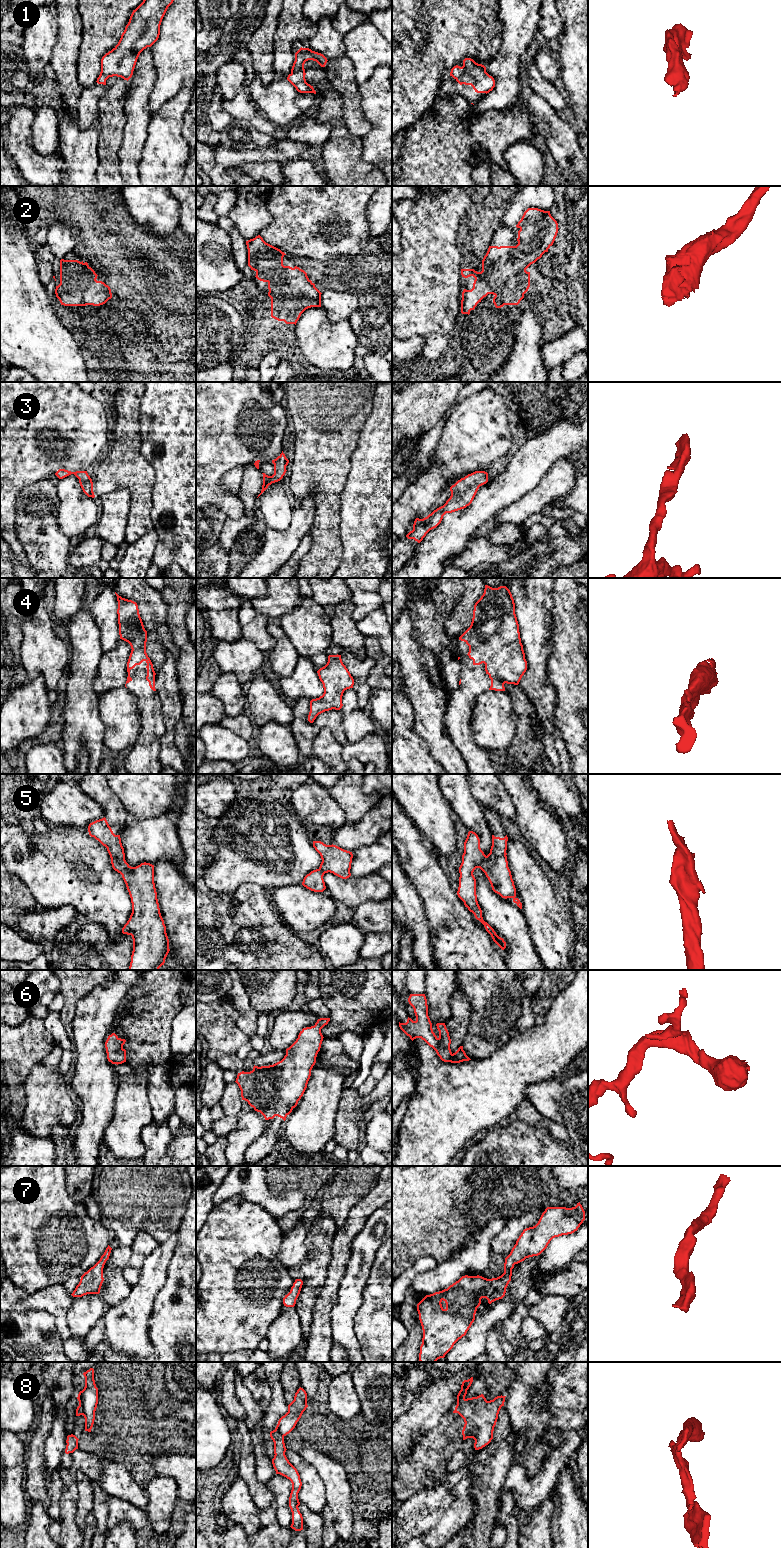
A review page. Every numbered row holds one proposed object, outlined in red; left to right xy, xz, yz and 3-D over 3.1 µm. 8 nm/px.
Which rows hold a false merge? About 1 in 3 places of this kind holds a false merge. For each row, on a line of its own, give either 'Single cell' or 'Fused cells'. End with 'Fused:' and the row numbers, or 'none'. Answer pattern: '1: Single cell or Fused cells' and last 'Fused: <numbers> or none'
1: Single cell
2: Single cell
3: Single cell
4: Single cell
5: Single cell
6: Single cell
7: Single cell
8: Fused cells
Fused: 8

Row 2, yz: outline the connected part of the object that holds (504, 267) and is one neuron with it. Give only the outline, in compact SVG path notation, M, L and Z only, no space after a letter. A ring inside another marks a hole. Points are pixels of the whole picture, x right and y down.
M528 208L521 220L516 225L518 231L518 244L516 246L489 246L486 255L482 260L482 271L474 269L461 269L464 278L473 276L475 278L471 290L464 289L461 300L461 313L470 314L471 310L488 294L493 294L493 303L496 308L504 305L518 305L524 298L524 294L530 287L530 272L526 269L553 245L558 233L558 223L551 216L550 211L538 208Z

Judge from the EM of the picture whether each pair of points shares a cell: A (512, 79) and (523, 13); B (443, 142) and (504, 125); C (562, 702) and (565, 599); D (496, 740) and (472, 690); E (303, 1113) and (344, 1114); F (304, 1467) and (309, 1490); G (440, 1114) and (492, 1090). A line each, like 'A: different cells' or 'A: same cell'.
A: same cell
B: same cell
C: same cell
D: different cells
E: different cells
F: same cell
G: same cell

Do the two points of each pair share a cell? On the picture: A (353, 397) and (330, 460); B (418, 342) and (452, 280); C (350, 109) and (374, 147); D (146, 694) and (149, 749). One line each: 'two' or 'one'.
A: one
B: two
C: two
D: one

